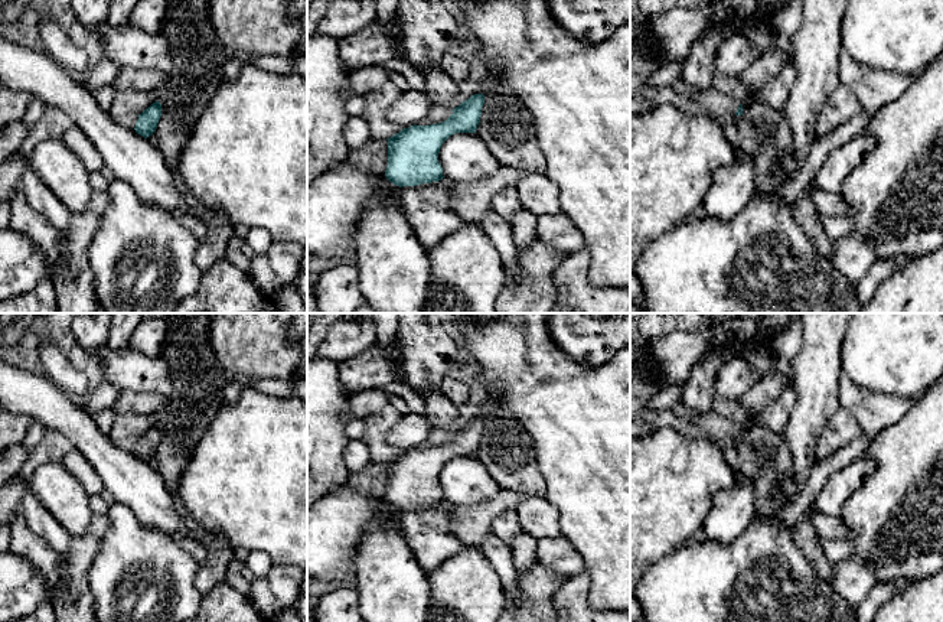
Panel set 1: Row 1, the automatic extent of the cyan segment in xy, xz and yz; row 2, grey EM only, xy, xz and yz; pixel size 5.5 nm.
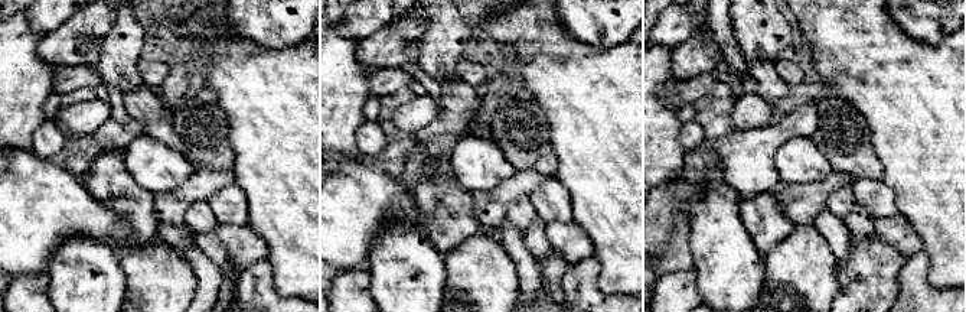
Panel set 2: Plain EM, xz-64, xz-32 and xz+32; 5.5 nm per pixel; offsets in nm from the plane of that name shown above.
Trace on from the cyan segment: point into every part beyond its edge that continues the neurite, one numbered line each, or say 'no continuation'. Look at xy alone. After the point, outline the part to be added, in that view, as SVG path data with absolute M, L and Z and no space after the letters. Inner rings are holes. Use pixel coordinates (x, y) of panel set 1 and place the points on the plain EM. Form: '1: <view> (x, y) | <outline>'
no continuation

